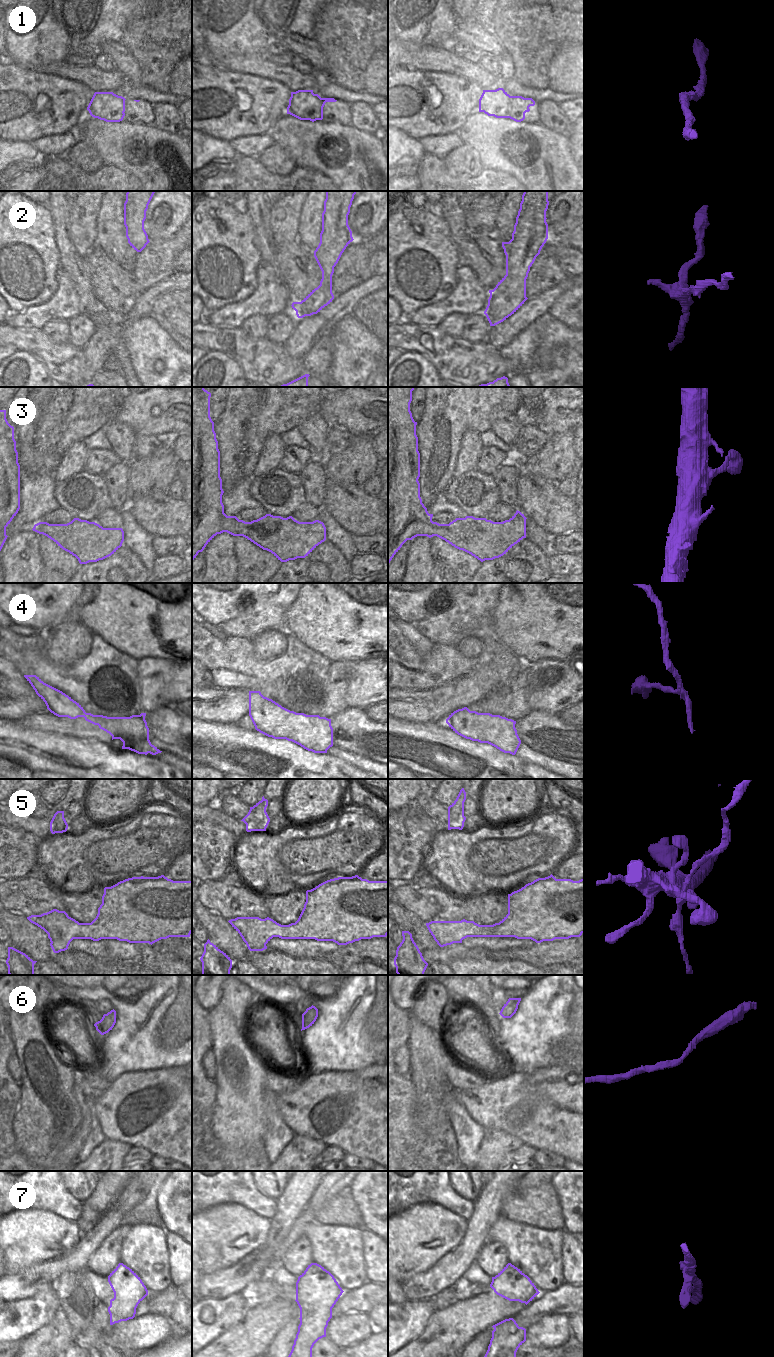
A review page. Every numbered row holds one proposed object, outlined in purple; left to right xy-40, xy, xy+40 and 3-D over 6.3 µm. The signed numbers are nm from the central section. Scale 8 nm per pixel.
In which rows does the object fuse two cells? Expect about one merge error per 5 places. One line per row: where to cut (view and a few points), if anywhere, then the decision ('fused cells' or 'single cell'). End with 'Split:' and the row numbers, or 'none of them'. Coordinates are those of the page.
1: no cut | single cell
2: no cut | single cell
3: no cut | single cell
4: no cut | single cell
5: xy+40 (431, 932), (441, 938), (444, 945) | fused cells
6: no cut | single cell
7: no cut | single cell
Split: 5

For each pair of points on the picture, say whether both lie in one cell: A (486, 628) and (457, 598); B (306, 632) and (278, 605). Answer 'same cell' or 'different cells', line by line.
A: same cell
B: different cells

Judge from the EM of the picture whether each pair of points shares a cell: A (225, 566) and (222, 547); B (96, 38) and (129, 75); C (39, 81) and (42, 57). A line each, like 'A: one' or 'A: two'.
A: one
B: two
C: two

